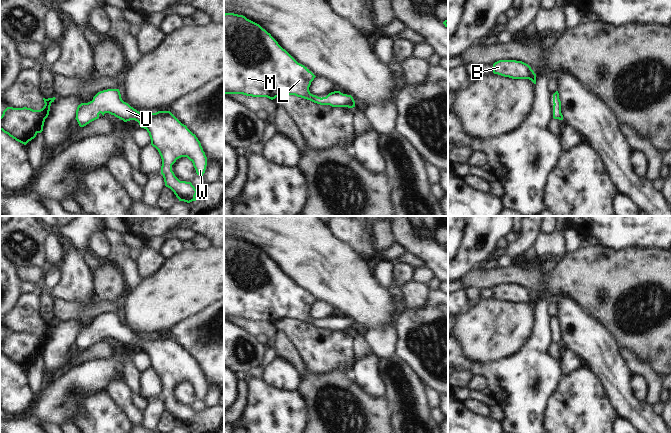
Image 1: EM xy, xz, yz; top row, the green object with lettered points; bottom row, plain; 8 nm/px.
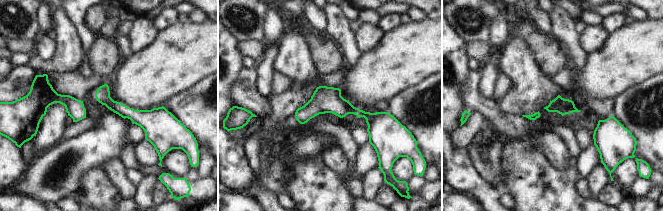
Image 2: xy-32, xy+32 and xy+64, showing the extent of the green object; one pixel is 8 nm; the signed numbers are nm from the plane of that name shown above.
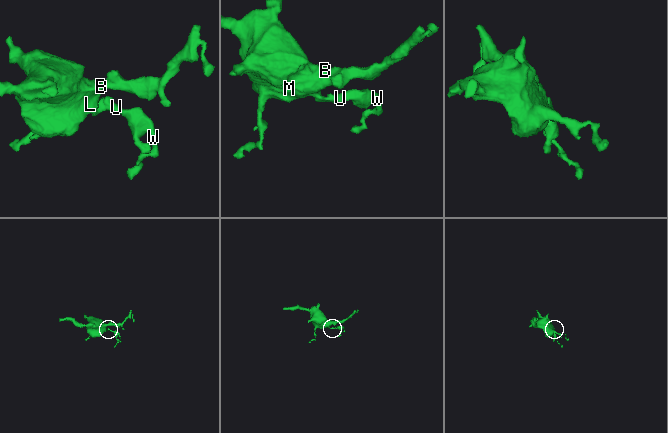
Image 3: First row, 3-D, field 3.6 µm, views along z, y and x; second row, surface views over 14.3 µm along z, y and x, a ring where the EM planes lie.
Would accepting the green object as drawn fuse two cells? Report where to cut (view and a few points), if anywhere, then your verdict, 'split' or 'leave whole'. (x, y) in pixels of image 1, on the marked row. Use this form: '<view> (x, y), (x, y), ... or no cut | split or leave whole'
no cut | leave whole

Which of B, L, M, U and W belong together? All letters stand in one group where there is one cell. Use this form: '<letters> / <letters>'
B L M U W

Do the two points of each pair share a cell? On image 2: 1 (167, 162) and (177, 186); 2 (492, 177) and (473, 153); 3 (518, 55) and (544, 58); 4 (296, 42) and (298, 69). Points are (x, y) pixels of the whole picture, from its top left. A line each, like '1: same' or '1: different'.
1: different
2: same
3: different
4: same

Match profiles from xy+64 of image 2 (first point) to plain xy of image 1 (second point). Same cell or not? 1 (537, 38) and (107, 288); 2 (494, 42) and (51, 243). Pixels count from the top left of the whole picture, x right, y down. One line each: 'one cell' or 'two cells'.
1: one cell
2: one cell

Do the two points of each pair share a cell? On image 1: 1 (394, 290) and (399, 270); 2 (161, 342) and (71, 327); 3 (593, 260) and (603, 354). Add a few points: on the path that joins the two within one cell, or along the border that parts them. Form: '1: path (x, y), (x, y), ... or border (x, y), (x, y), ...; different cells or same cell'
1: path (397, 285), (399, 275); same cell
2: border (82, 326), (77, 331), (74, 342); different cells
3: border (581, 308), (600, 322), (615, 340); different cells

